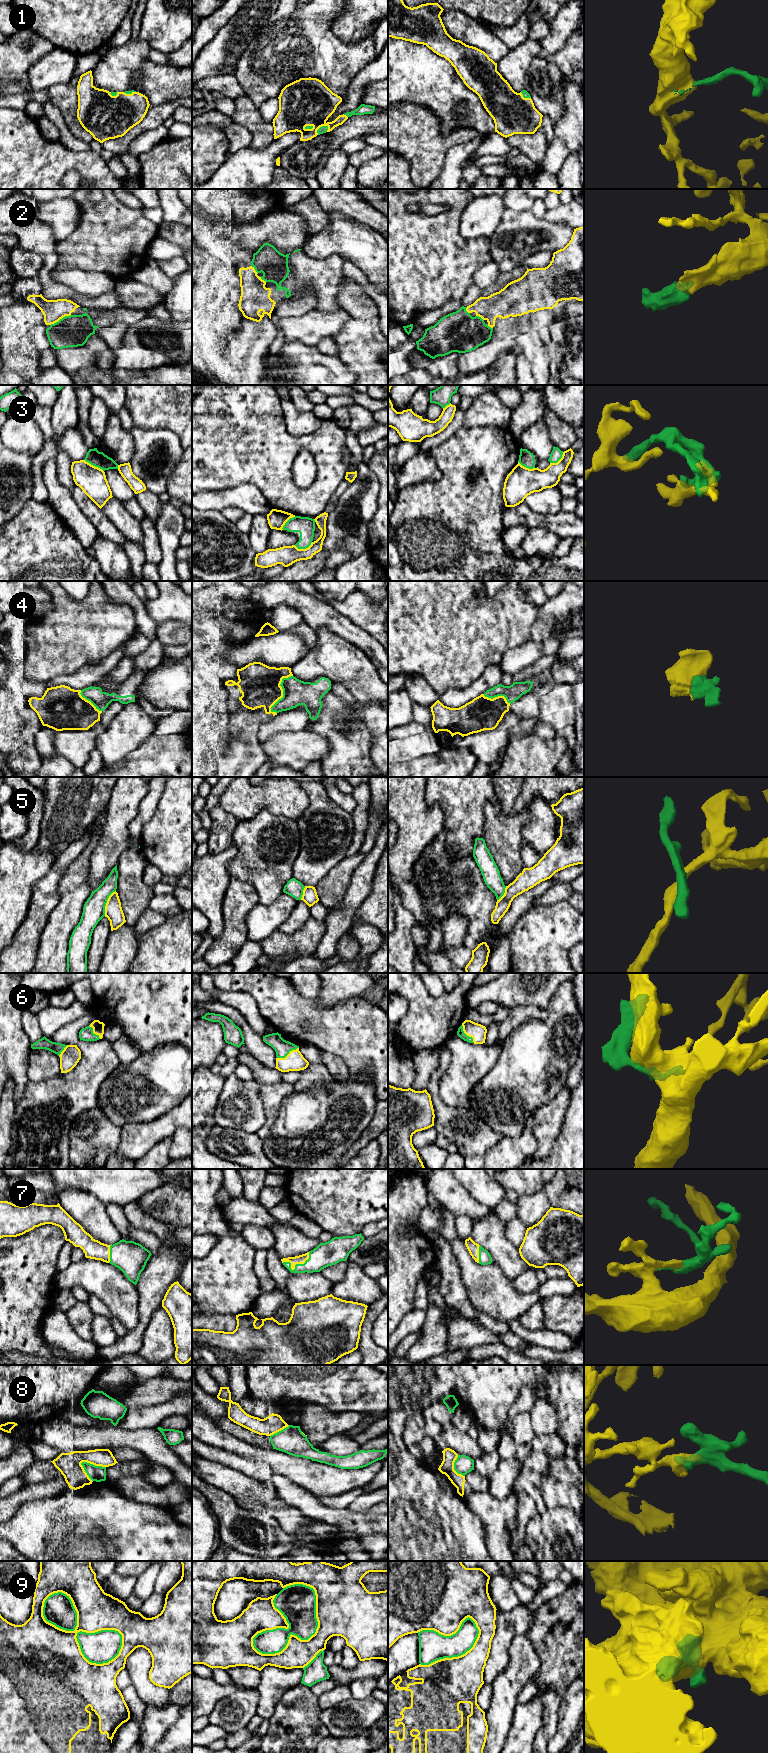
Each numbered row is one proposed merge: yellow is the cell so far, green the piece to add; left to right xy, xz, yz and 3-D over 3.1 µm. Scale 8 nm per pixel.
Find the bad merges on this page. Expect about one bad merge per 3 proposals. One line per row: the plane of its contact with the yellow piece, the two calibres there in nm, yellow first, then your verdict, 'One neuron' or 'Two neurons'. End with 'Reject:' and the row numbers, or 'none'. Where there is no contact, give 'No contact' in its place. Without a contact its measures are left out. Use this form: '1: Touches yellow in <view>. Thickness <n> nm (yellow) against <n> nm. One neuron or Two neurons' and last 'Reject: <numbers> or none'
1: Touches yellow in xz. Thickness 380 nm (yellow) against 60 nm. One neuron
2: Touches yellow in xy. Thickness 180 nm (yellow) against 260 nm. One neuron
3: Touches yellow in xy. Thickness 220 nm (yellow) against 130 nm. Two neurons
4: Touches yellow in xz. Thickness 320 nm (yellow) against 200 nm. One neuron
5: Touches yellow in xy. Thickness 140 nm (yellow) against 180 nm. Two neurons
6: Touches yellow in xz. Thickness 160 nm (yellow) against 130 nm. One neuron
7: Touches yellow in xz. Thickness 70 nm (yellow) against 190 nm. One neuron
8: Touches yellow in xy. Thickness 190 nm (yellow) against 130 nm. Two neurons
9: Touches yellow in xz. Thickness 220 nm (yellow) against 260 nm. One neuron
Reject: 3, 5, 8

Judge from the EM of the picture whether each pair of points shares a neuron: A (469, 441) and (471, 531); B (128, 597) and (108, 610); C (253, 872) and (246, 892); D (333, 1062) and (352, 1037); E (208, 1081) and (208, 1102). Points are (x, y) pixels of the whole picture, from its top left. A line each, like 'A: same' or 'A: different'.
A: same
B: different
C: different
D: different
E: same

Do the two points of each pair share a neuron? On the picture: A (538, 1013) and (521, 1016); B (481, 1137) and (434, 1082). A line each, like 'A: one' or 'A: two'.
A: one
B: one

